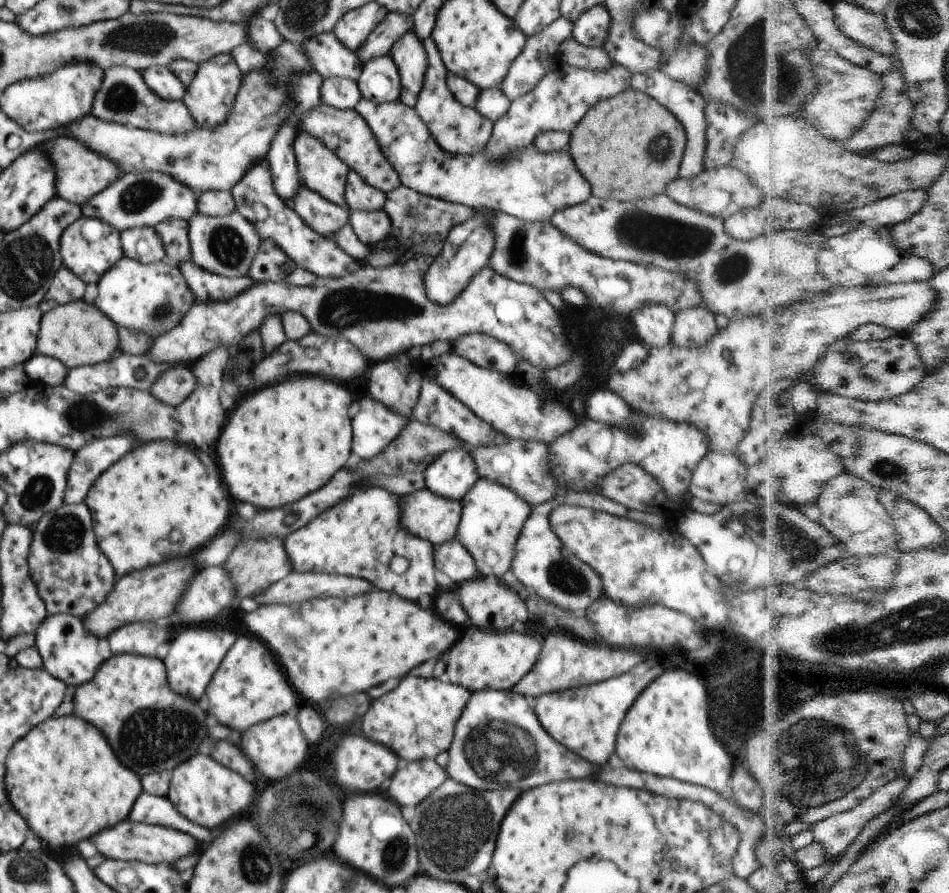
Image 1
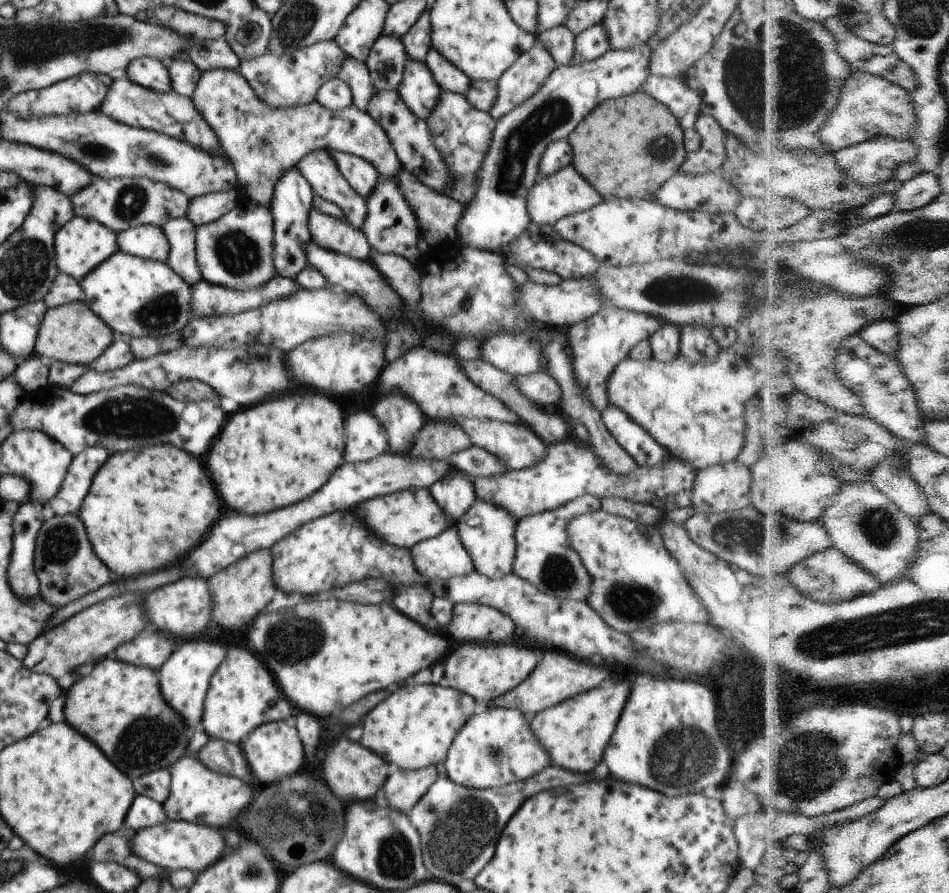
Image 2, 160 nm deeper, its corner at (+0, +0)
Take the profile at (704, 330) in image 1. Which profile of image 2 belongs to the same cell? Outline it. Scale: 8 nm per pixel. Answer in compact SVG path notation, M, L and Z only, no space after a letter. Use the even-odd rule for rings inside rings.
M696 325L680 326L680 348L679 354L682 355L690 363L704 363L708 361L715 361L719 353L719 346L716 341L711 337L708 328Z

